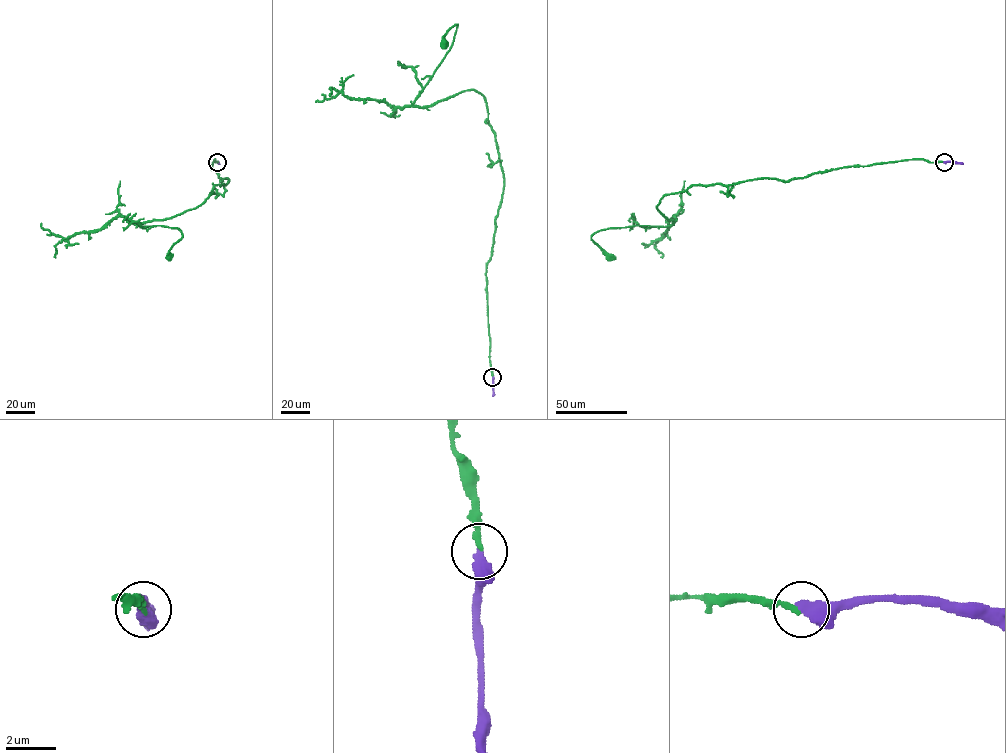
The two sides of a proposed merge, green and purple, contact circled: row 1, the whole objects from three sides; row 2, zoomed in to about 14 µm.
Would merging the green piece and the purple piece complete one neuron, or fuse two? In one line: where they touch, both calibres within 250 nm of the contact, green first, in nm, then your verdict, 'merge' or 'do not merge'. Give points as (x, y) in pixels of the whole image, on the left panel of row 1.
place (217, 162); calibres 220 and 480 nm; merge

